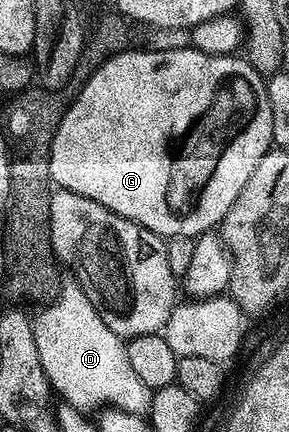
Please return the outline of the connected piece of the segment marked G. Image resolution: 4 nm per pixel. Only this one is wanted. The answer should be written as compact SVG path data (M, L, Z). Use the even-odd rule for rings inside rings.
M190 46L159 51L131 51L124 50L108 57L96 68L89 80L84 82L83 89L63 113L61 126L57 126L57 134L53 138L49 158L52 185L56 189L64 188L73 194L93 198L93 202L101 202L101 206L113 210L113 214L121 214L121 218L129 218L135 224L148 228L150 232L155 232L164 238L168 236L197 237L203 232L218 229L222 225L225 214L229 214L229 206L237 202L237 194L245 190L245 182L249 182L253 170L257 170L257 162L261 162L261 158L265 158L265 154L273 146L273 110L269 106L264 73L258 72L246 58L240 58L238 55L214 56L198 52Z

